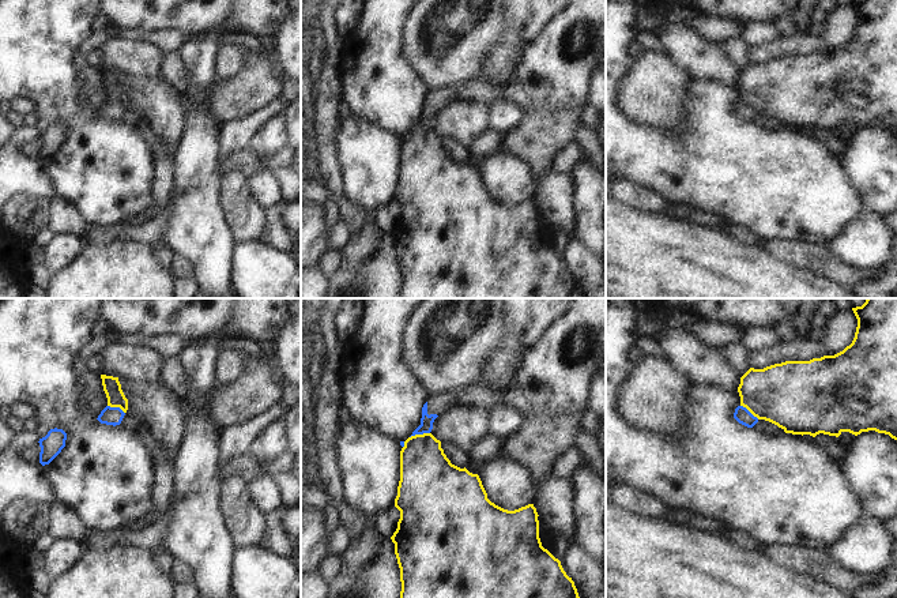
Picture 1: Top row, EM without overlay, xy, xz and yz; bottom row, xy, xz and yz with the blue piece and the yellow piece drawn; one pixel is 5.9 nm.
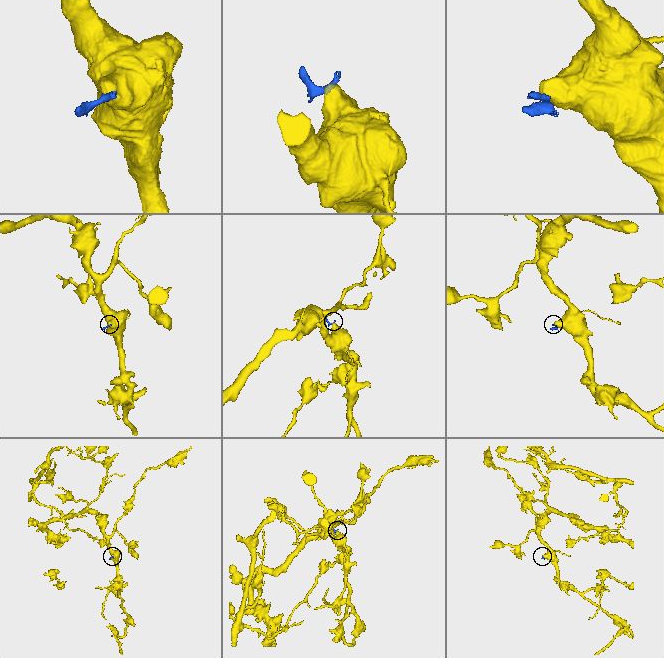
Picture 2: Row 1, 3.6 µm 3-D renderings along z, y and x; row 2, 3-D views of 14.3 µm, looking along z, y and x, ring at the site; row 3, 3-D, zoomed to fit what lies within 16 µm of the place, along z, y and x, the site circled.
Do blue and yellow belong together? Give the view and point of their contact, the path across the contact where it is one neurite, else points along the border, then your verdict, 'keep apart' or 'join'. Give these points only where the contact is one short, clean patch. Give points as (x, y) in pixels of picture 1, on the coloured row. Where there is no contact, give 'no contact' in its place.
meets blue in xz at (419, 433); border along xz (429, 432), (410, 437); keep apart

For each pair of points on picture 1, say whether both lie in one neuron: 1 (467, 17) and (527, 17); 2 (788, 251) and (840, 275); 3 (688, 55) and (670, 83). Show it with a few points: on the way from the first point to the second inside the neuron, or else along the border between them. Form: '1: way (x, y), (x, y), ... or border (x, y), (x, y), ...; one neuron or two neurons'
1: border (505, 14), (505, 27), (492, 46); two neurons
2: way (801, 255), (816, 258), (828, 266); one neuron
3: border (666, 53), (690, 78); two neurons

